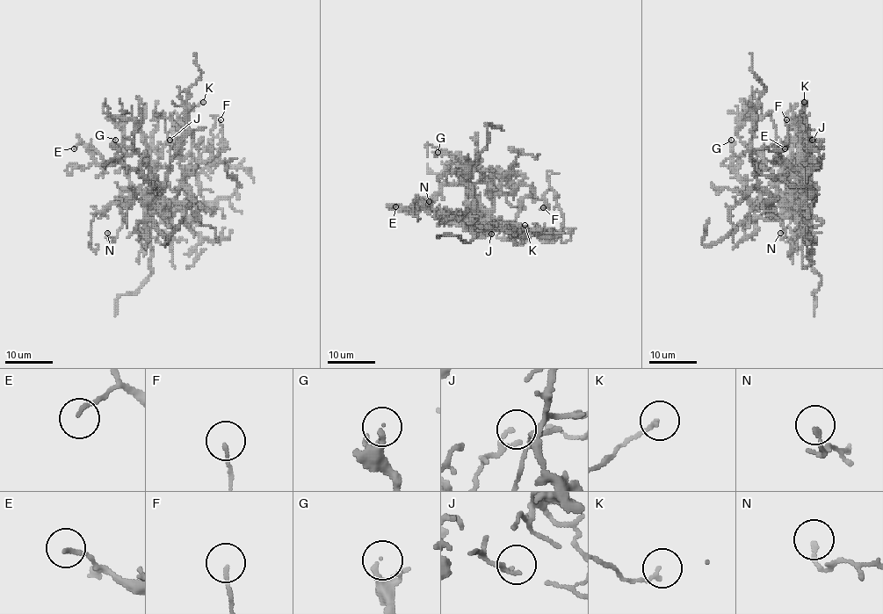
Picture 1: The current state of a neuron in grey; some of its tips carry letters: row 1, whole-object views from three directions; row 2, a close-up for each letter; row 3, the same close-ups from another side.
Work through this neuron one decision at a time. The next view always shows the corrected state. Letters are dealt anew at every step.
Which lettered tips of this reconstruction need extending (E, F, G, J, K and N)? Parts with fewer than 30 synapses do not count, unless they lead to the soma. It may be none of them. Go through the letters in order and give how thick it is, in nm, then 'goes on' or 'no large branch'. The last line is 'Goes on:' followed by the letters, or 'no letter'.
E: calibre 140 nm; no large branch
F: calibre 110 nm; no large branch
G: calibre 180 nm; no large branch
J: calibre 90 nm; no large branch
K: calibre 160 nm; no large branch
N: calibre 140 nm; no large branch
Goes on: no letter

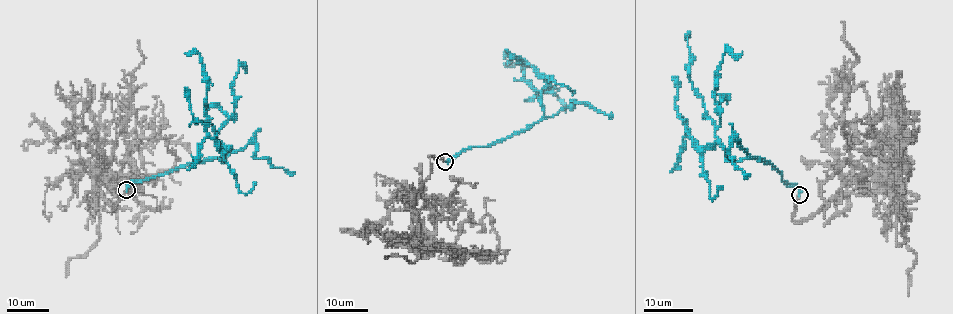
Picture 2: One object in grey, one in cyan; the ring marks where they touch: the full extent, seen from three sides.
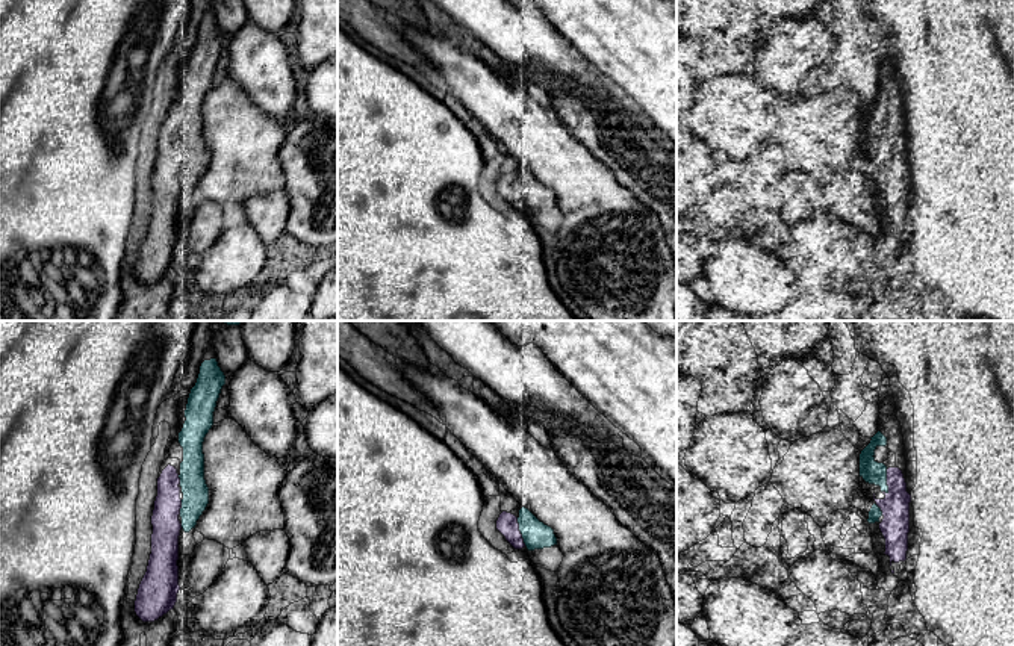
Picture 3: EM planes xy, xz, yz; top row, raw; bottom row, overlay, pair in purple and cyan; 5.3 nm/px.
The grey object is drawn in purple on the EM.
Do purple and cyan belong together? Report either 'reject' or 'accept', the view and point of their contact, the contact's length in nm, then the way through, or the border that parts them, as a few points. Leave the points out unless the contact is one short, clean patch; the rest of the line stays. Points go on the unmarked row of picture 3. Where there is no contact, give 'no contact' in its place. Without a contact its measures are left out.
accept; meets purple in yz at (887, 142); contact 140 nm long

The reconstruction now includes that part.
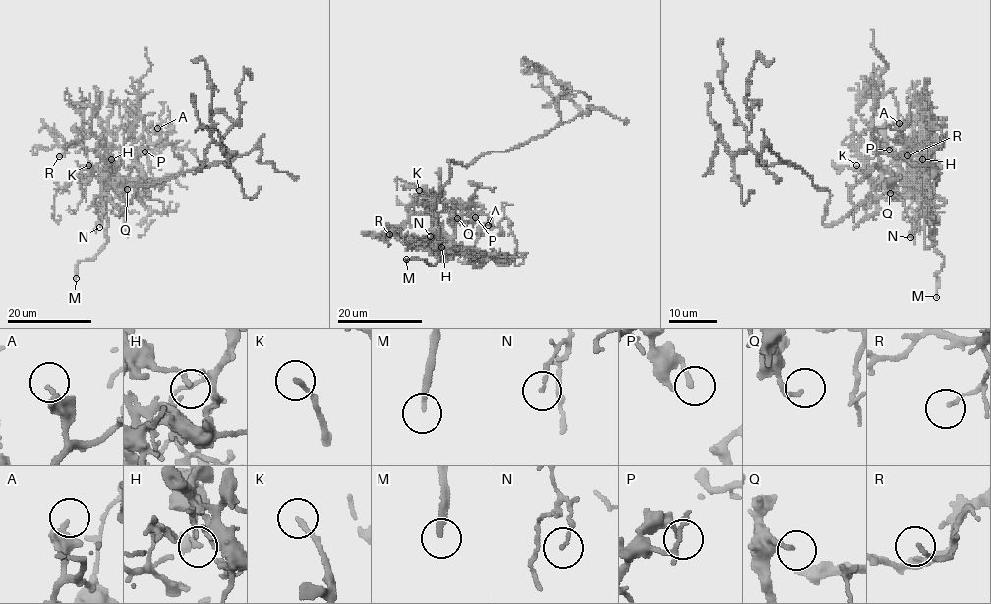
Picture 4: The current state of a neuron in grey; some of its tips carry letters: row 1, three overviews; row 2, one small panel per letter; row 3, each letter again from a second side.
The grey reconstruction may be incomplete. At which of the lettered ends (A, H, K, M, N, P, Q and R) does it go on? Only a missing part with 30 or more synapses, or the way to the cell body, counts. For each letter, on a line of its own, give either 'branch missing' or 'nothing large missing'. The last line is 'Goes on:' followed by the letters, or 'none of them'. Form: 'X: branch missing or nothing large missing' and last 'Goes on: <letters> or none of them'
A: nothing large missing
H: nothing large missing
K: branch missing
M: branch missing
N: nothing large missing
P: nothing large missing
Q: nothing large missing
R: nothing large missing
Goes on: K, M

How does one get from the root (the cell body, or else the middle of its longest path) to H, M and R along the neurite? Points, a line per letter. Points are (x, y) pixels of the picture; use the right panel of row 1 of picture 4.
H: (823, 221), (834, 225), (844, 220), (875, 198), (901, 167), (907, 170), (910, 156), (922, 159)
M: (823, 221), (834, 225), (870, 200), (924, 191), (928, 237), (943, 258), (936, 273), (936, 297)
R: (823, 221), (834, 225), (844, 220), (875, 198), (899, 171), (885, 131), (907, 155)

